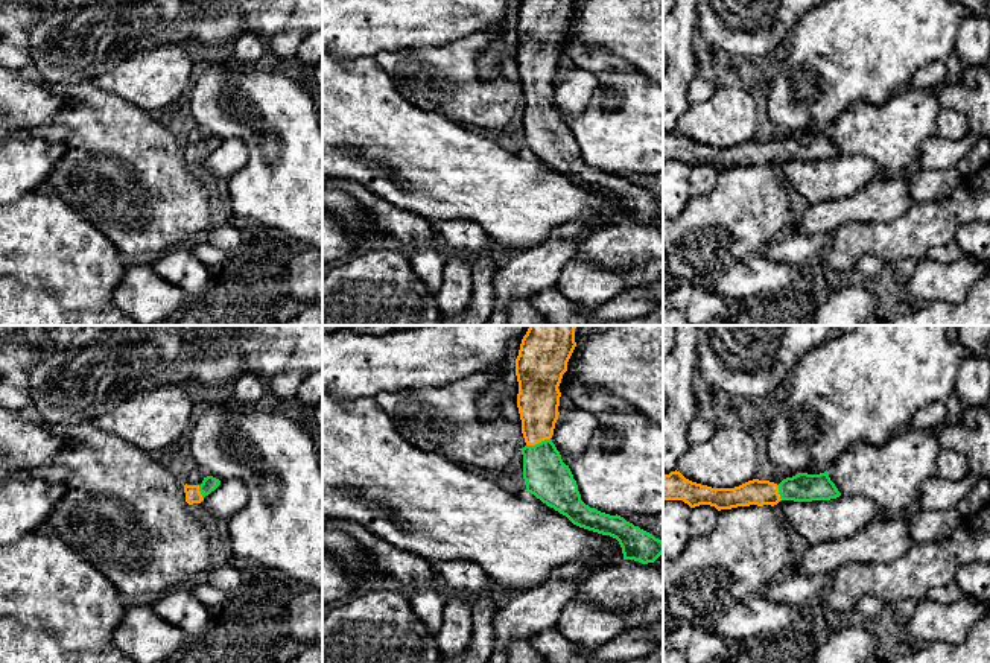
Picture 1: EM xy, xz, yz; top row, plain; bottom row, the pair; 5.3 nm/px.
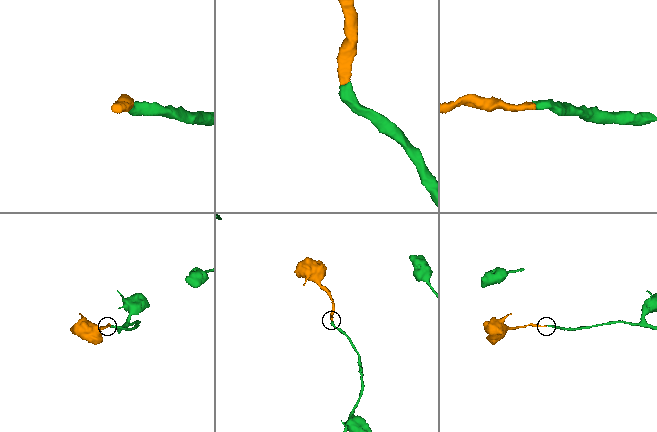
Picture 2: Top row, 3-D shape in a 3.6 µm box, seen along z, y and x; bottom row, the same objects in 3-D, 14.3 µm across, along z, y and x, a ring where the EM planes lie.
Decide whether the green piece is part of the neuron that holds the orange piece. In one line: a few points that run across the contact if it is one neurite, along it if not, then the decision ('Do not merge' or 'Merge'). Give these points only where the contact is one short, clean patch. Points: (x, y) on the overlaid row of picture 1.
Line: xz (539, 397), (537, 443), (546, 476). Merge

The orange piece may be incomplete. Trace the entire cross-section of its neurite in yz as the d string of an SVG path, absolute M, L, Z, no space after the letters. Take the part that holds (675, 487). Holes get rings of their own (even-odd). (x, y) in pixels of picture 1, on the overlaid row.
M680 471L663 476L663 500L683 500L690 508L715 506L718 511L750 505L777 505L780 500L812 502L830 500L841 493L830 481L829 473L798 473L783 479L779 485L769 481L753 479L735 488L712 488L686 479Z

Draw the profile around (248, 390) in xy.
M242 374L233 382L233 400L242 406L259 406L263 394L265 385L255 374Z

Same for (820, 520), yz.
M839 496L830 500L794 502L779 505L798 535L809 544L853 537L887 512L871 499Z

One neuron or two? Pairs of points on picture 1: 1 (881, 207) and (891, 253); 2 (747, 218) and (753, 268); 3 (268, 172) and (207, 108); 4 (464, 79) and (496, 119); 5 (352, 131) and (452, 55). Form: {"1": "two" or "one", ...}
{"1": "two", "2": "two", "3": "one", "4": "one", "5": "two"}

